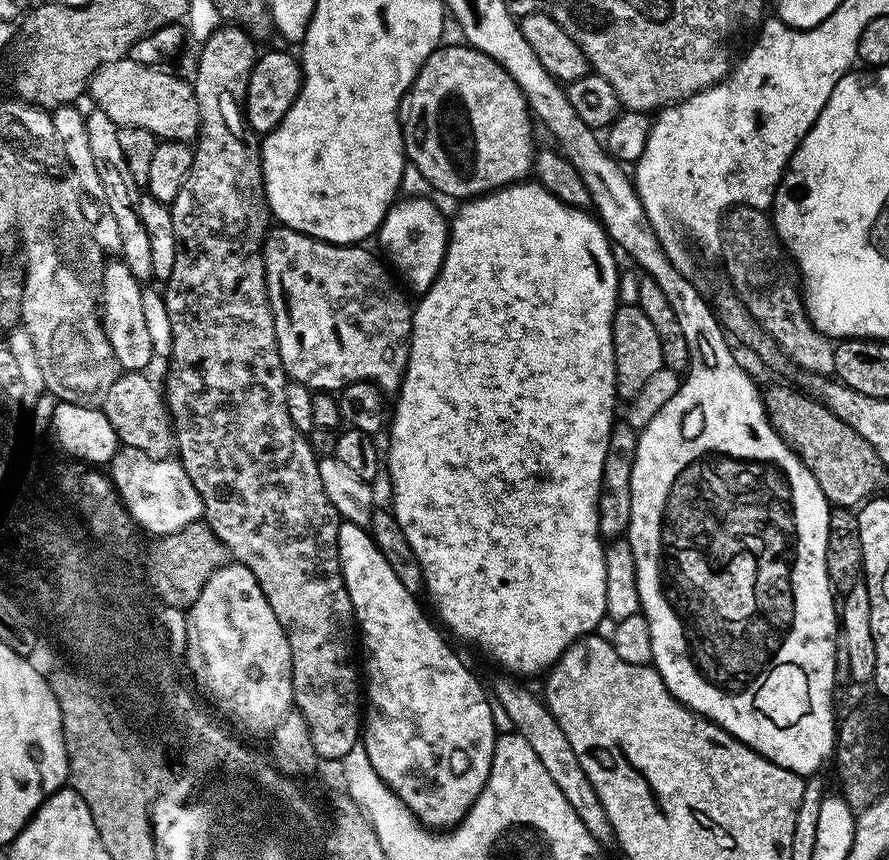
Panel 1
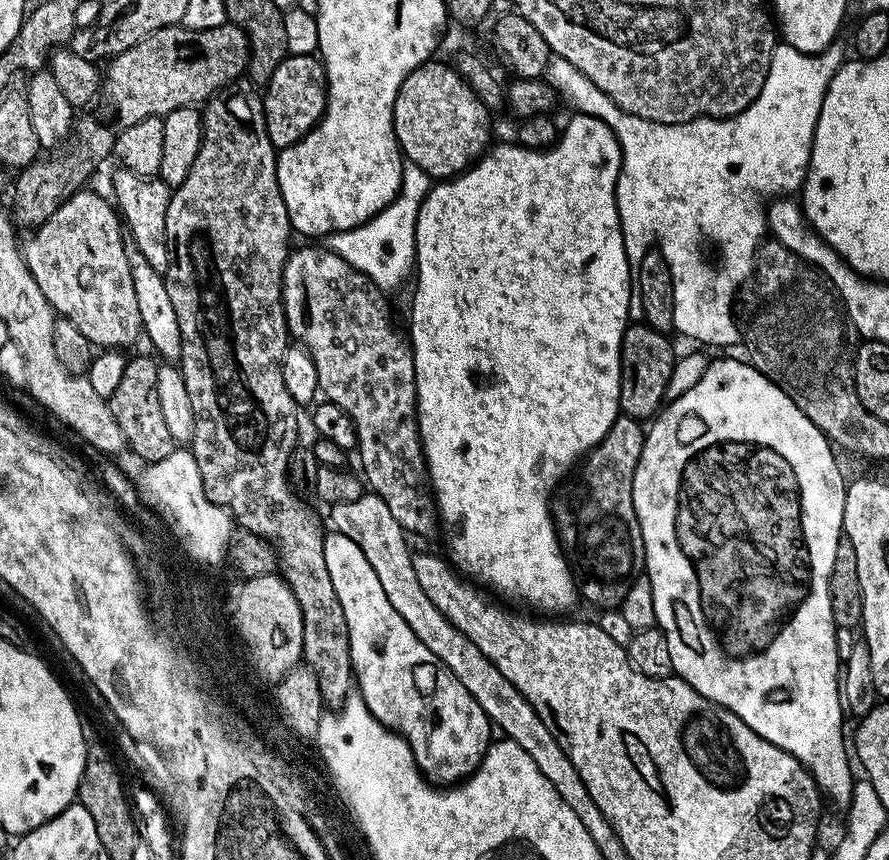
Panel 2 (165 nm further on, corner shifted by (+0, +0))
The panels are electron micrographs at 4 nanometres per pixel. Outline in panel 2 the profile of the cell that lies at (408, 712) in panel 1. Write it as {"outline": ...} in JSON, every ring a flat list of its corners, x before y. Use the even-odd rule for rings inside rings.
{"outline":[[335,530,329,531,324,538,324,557,326,570,330,570,330,582,334,582,338,602,342,602,358,694,366,702,370,714,374,714,377,722,389,732,404,737,412,751,416,768,429,784,455,786,467,780,482,762,493,739,494,728,482,706,474,702,474,694,470,694,470,690,466,690,466,686,454,678,450,669,420,644,406,620,387,601,374,566,370,566,366,554,362,554,354,538,346,538,346,534]]}

